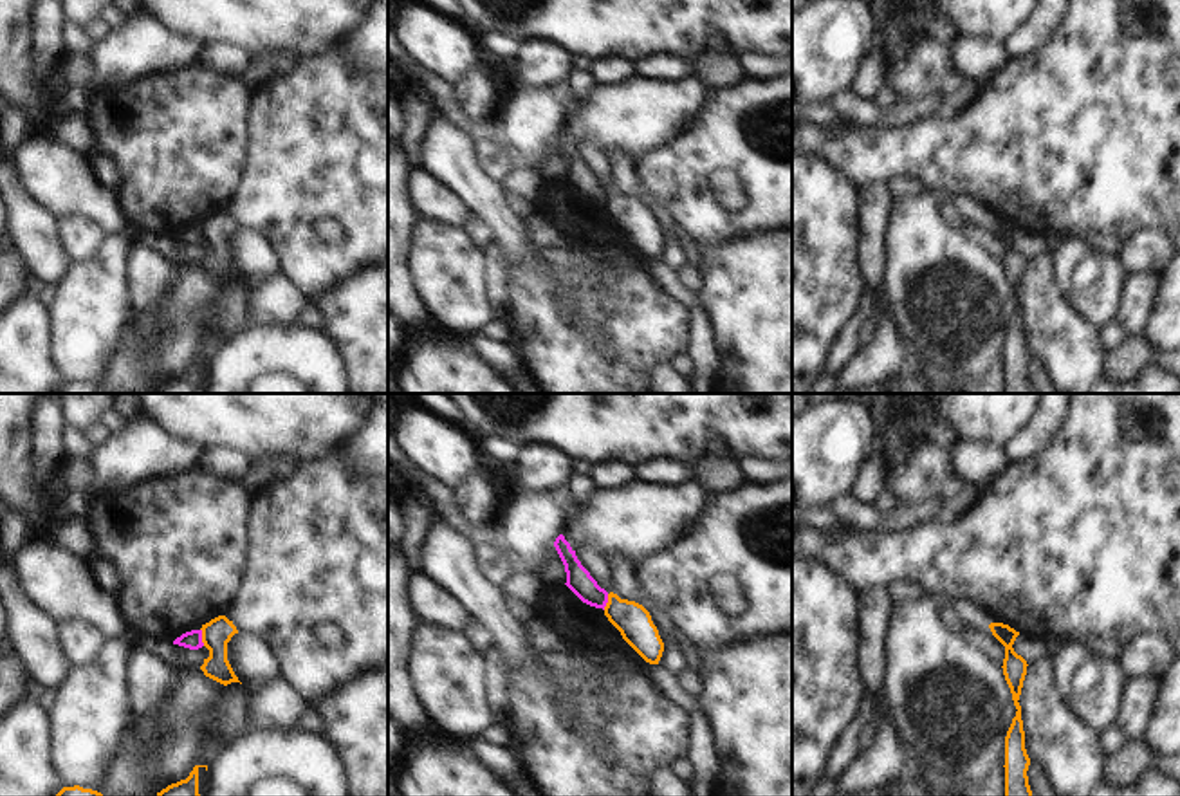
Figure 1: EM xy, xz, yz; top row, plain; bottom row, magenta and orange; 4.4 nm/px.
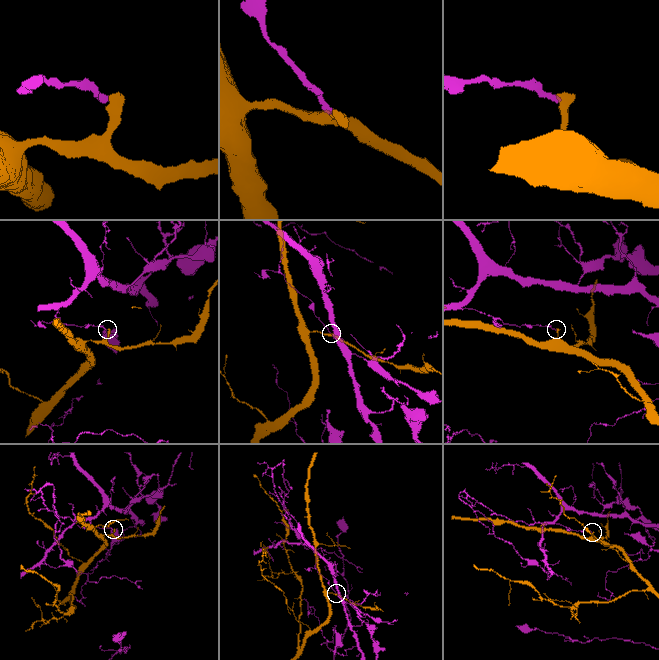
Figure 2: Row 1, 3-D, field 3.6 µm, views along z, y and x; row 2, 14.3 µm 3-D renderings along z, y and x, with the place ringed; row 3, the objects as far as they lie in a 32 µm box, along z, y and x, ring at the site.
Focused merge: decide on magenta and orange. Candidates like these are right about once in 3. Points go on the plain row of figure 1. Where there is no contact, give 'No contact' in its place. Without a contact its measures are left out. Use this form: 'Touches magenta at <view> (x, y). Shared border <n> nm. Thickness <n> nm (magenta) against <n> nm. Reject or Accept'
Touches magenta at xy (201, 233). Shared border 80 nm. Thickness 80 nm (magenta) against 130 nm. Reject

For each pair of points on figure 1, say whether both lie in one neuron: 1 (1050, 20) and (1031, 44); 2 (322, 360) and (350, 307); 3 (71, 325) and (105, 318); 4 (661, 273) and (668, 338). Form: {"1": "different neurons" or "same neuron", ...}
{"1": "same neuron", "2": "different neurons", "3": "same neuron", "4": "different neurons"}

